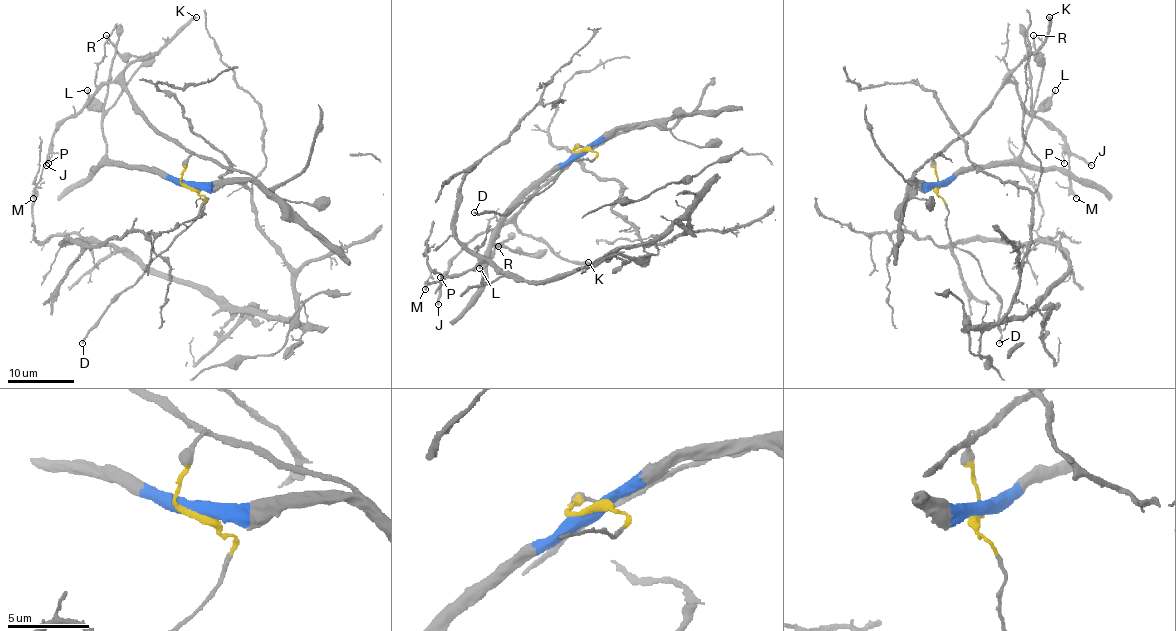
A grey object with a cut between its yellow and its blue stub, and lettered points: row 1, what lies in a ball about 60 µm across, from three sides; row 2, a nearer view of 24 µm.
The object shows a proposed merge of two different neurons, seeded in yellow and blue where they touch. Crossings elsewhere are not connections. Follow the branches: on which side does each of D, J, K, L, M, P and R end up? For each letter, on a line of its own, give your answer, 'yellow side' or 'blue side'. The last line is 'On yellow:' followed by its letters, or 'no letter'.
D: yellow side
J: yellow side
K: yellow side
L: blue side
M: yellow side
P: yellow side
R: blue side
On yellow: D, J, K, M, P

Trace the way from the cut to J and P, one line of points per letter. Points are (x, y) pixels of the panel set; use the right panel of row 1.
J: (938, 186), (935, 153), (967, 131), (1006, 83), (1015, 84), (1020, 103), (1091, 166)
P: (938, 186), (935, 153), (943, 151), (967, 131), (1006, 83), (1016, 86), (1020, 103), (1061, 136), (1065, 163)

